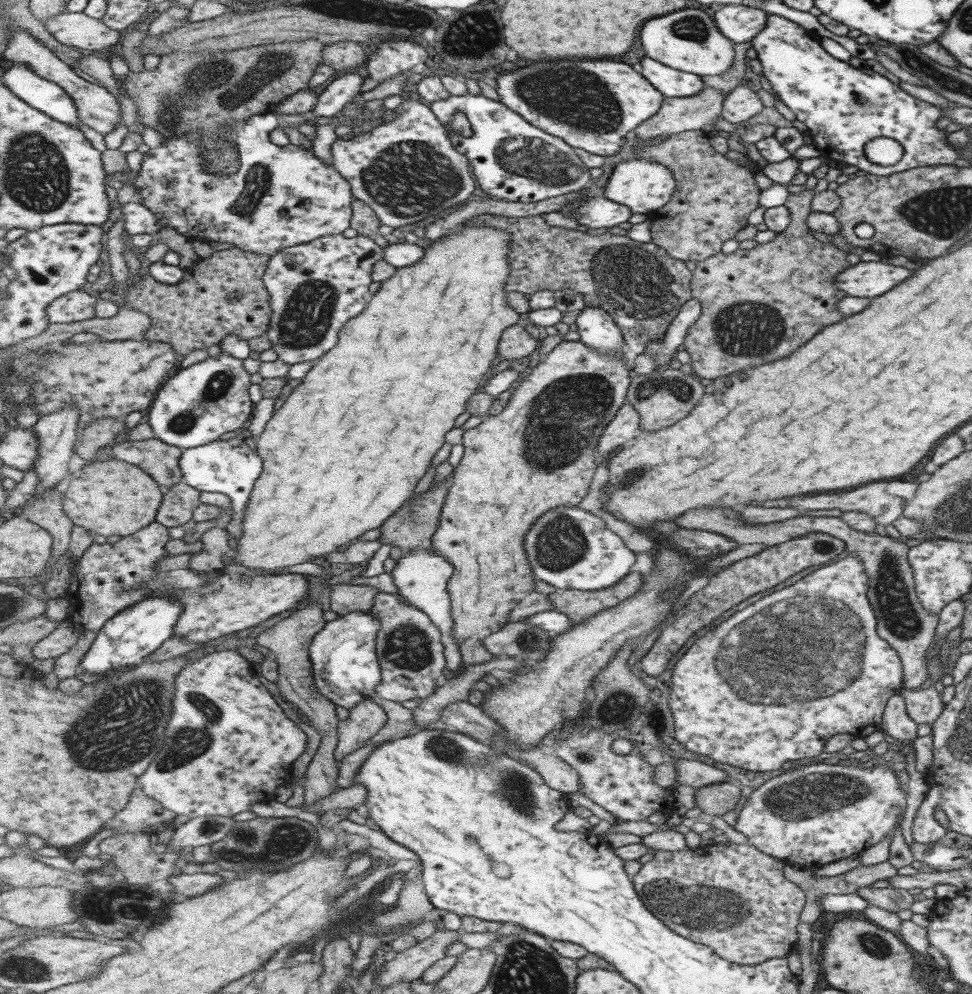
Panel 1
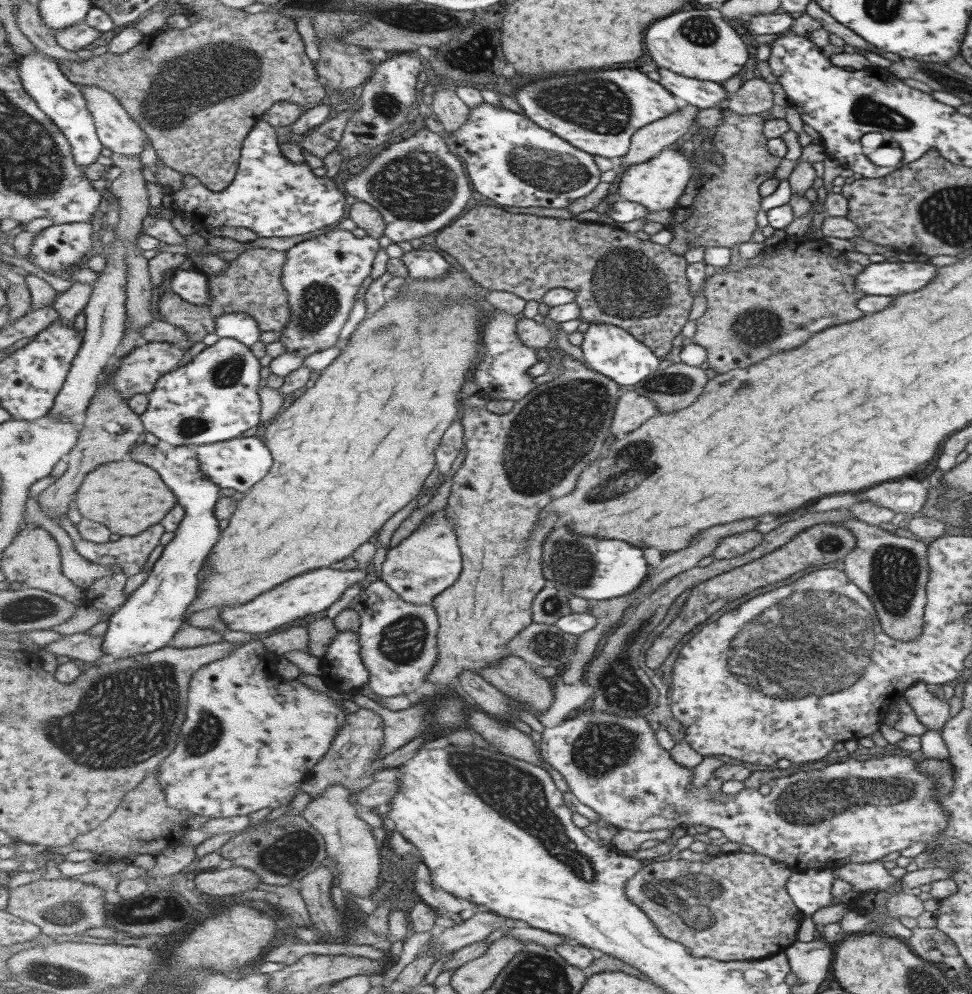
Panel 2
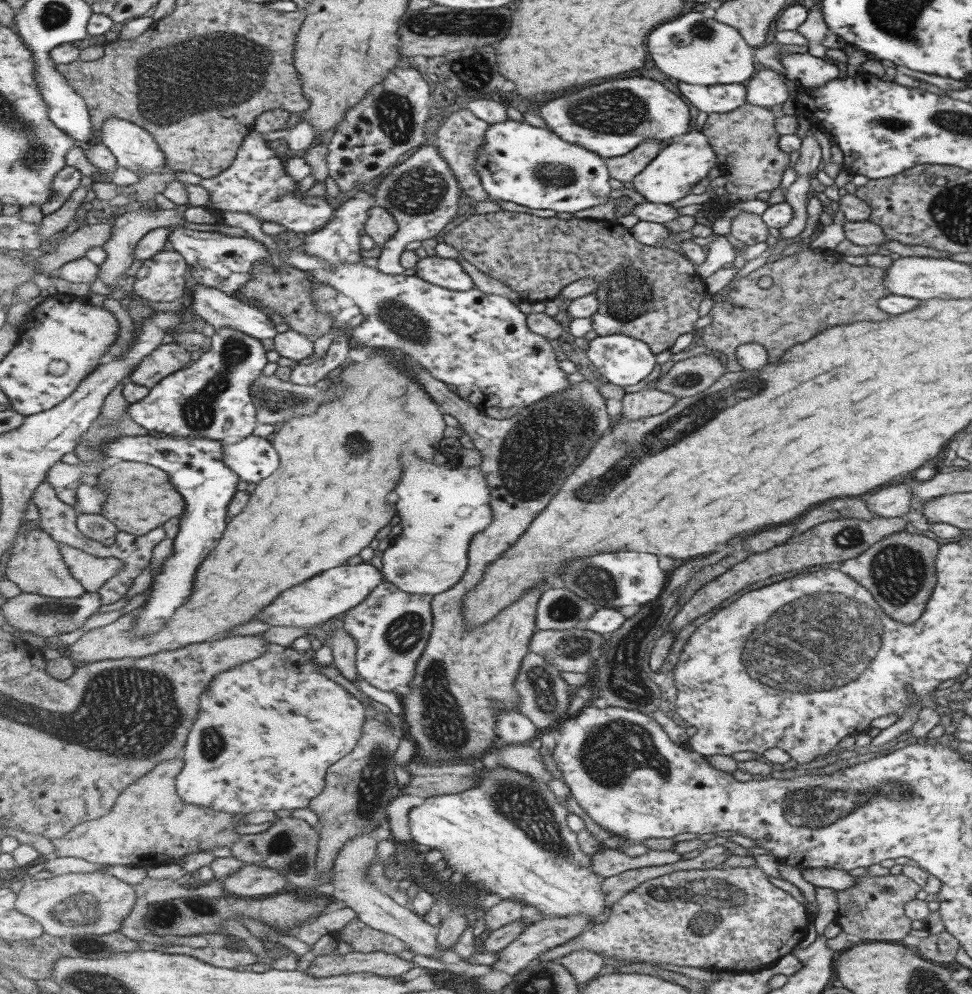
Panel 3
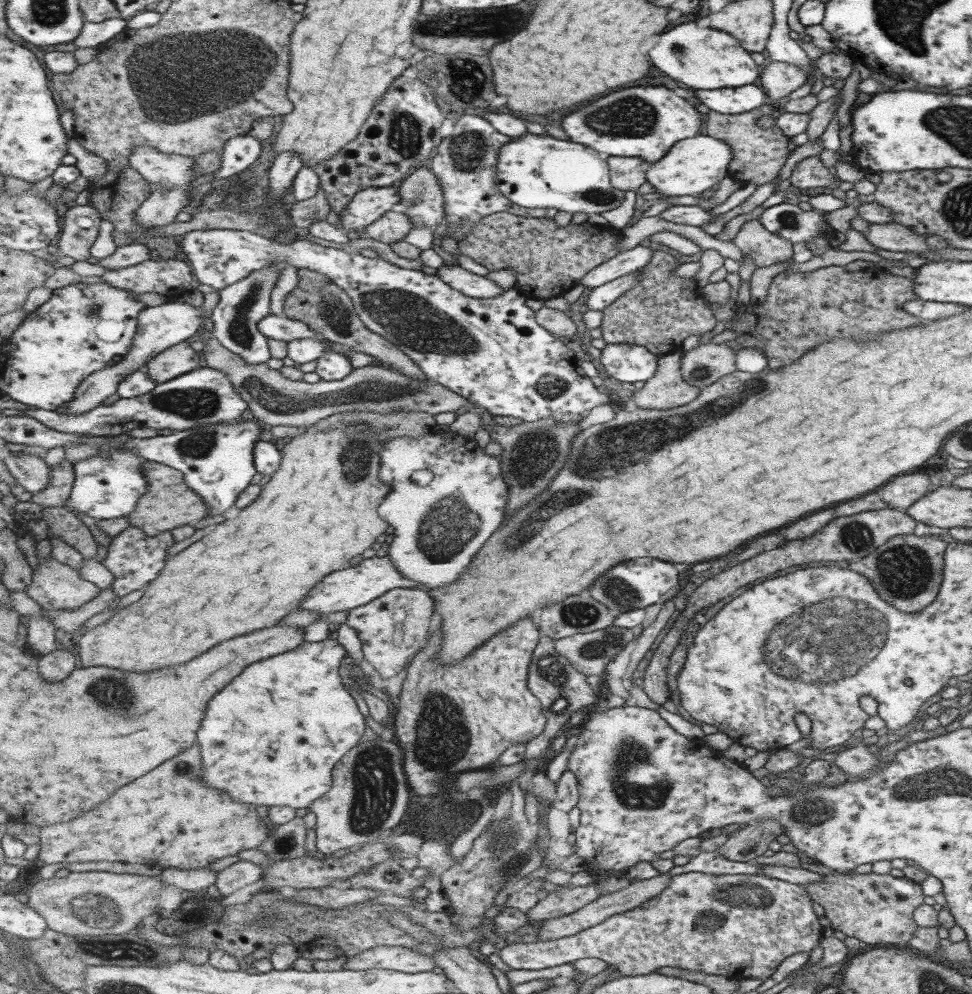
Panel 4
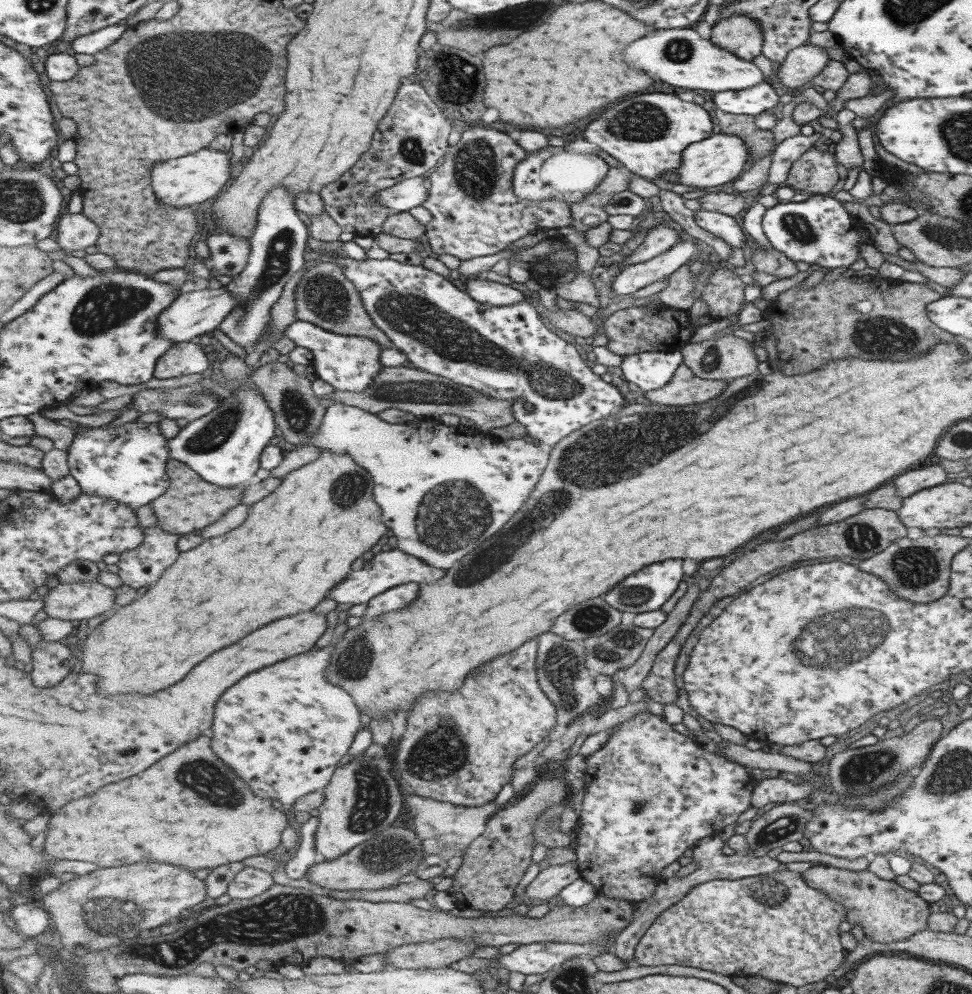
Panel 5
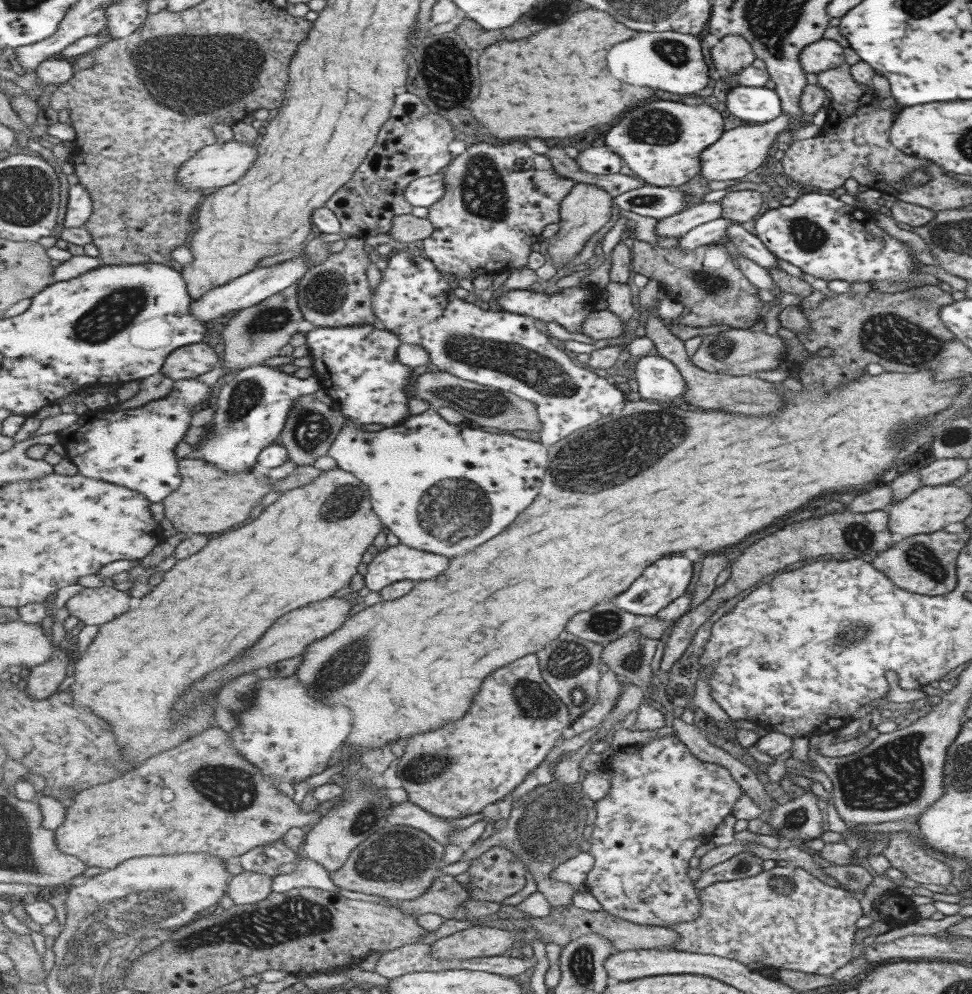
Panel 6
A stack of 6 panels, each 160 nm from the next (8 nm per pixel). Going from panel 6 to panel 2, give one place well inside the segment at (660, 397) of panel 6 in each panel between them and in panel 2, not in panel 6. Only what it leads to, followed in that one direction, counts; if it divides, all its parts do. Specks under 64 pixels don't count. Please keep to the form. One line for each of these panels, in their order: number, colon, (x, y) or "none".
2: (608, 349)
3: (623, 360)
4: (630, 363)
5: (649, 370)

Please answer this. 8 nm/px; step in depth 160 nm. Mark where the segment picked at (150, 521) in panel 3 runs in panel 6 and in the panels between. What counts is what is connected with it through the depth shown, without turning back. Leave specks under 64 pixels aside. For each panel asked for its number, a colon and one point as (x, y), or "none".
4: (169, 502)
5: (191, 503)
6: (210, 500)

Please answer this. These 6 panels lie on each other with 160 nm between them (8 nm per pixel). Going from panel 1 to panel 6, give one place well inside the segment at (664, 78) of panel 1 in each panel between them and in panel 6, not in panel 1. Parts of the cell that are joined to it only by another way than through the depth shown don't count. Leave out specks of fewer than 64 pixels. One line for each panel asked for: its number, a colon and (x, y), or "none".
2: (702, 93)
3: (716, 98)
4: (735, 100)
5: (750, 101)
6: (760, 105)

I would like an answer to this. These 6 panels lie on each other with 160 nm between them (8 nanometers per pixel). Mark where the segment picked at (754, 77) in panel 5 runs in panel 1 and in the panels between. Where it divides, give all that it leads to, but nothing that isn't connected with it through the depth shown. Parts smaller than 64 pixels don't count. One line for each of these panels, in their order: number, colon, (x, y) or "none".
1: (687, 40)
2: (697, 43)
3: (696, 50)
4: (704, 58)

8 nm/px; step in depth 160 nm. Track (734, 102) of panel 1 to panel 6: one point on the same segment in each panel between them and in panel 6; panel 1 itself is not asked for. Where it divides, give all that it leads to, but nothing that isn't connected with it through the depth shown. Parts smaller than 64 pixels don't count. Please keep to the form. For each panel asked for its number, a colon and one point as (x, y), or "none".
2: (753, 97)
3: (765, 89)
4: (777, 79)
5: (801, 64)
6: (823, 54)

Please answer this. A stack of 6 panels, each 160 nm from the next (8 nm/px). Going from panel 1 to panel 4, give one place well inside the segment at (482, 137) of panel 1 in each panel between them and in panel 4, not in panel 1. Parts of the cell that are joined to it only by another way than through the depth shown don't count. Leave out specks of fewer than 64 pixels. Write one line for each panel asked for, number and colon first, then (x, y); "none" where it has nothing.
2: (513, 161)
3: (521, 163)
4: (535, 171)

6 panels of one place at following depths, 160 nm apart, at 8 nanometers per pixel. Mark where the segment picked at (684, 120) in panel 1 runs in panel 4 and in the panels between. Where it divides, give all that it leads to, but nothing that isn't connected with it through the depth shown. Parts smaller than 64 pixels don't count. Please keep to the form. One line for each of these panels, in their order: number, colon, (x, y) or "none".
2: (648, 142)
3: (624, 168)
4: (627, 173)

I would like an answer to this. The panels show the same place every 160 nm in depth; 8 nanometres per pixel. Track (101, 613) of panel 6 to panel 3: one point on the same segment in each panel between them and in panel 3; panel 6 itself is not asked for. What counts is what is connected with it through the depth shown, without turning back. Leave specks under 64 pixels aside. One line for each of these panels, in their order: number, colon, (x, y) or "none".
3: (35, 564)
4: (54, 585)
5: (74, 601)

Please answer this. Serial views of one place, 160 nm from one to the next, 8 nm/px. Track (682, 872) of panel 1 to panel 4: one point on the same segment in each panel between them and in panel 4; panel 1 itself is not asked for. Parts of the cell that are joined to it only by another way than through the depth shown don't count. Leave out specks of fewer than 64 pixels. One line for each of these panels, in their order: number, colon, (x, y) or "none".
2: (735, 907)
3: (733, 919)
4: (741, 926)

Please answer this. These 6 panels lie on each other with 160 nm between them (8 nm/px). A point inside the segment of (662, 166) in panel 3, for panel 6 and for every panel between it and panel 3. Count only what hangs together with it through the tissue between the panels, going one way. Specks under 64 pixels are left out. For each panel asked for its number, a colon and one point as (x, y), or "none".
4: (693, 165)
5: (719, 158)
6: (743, 148)

